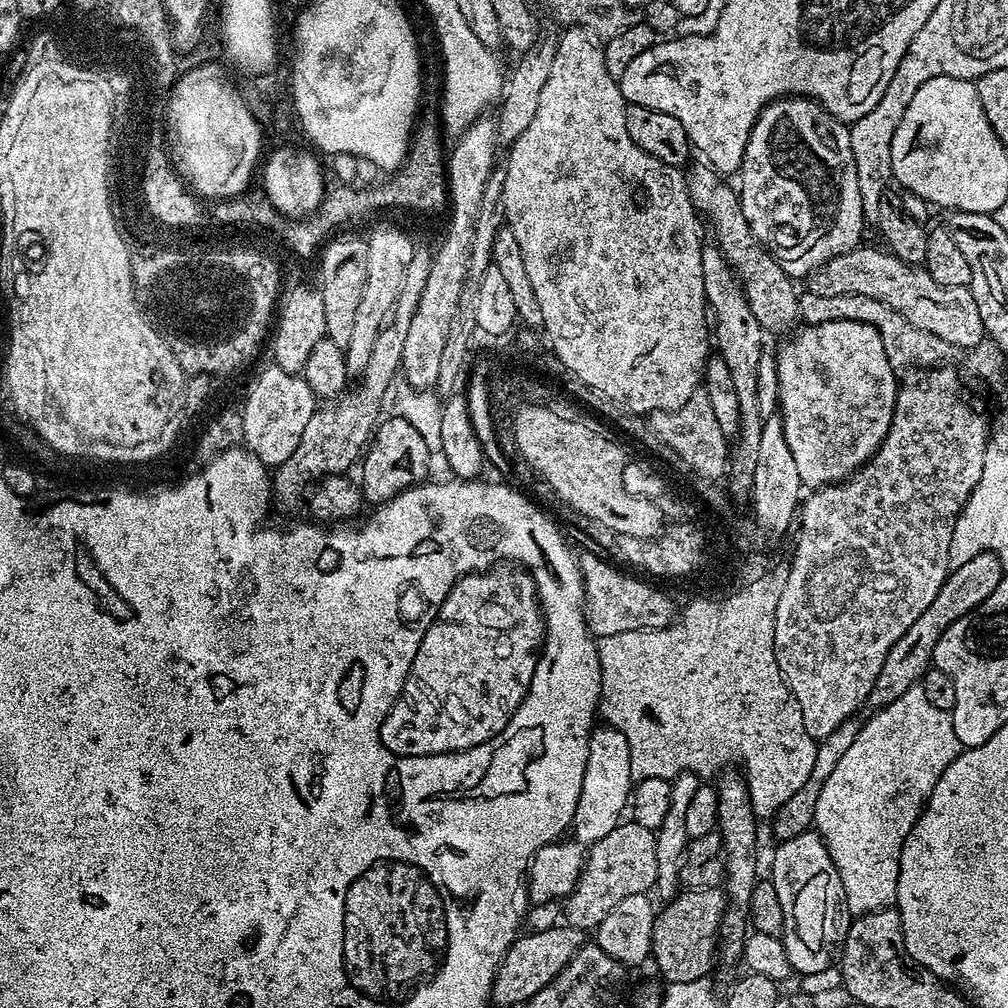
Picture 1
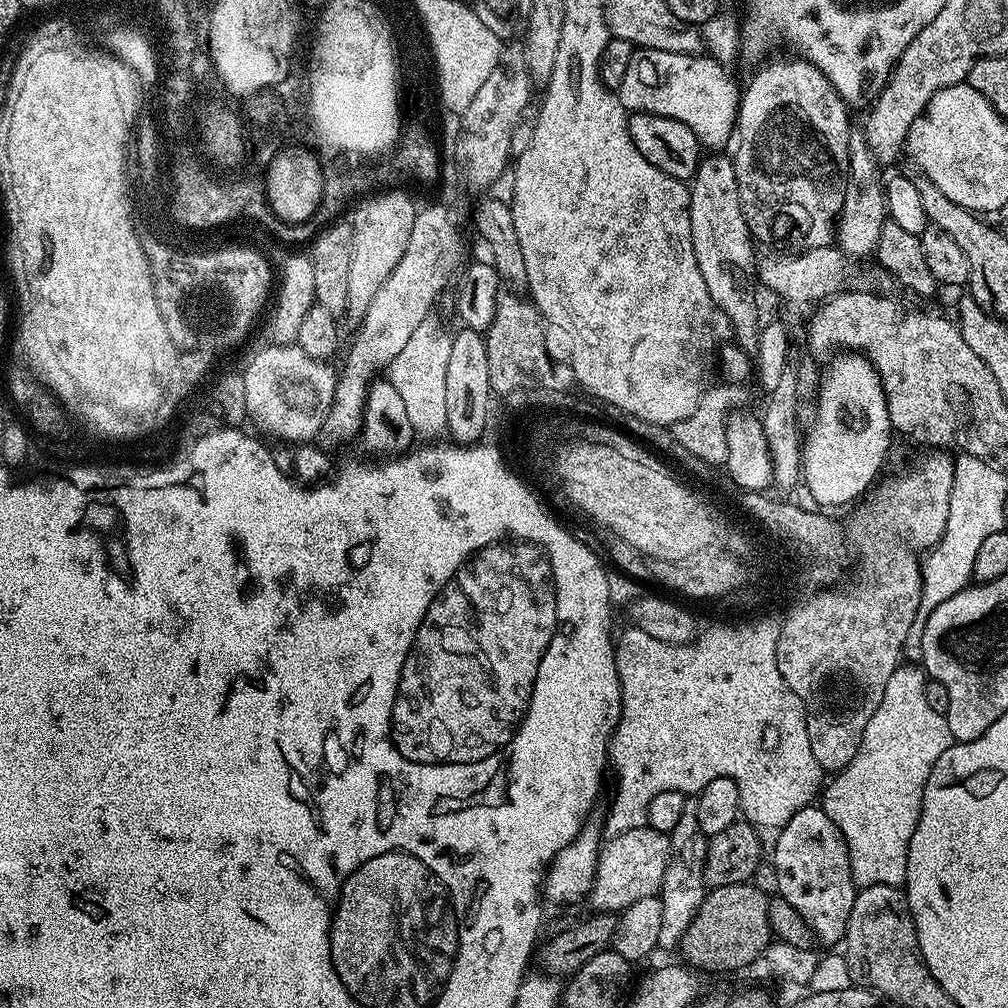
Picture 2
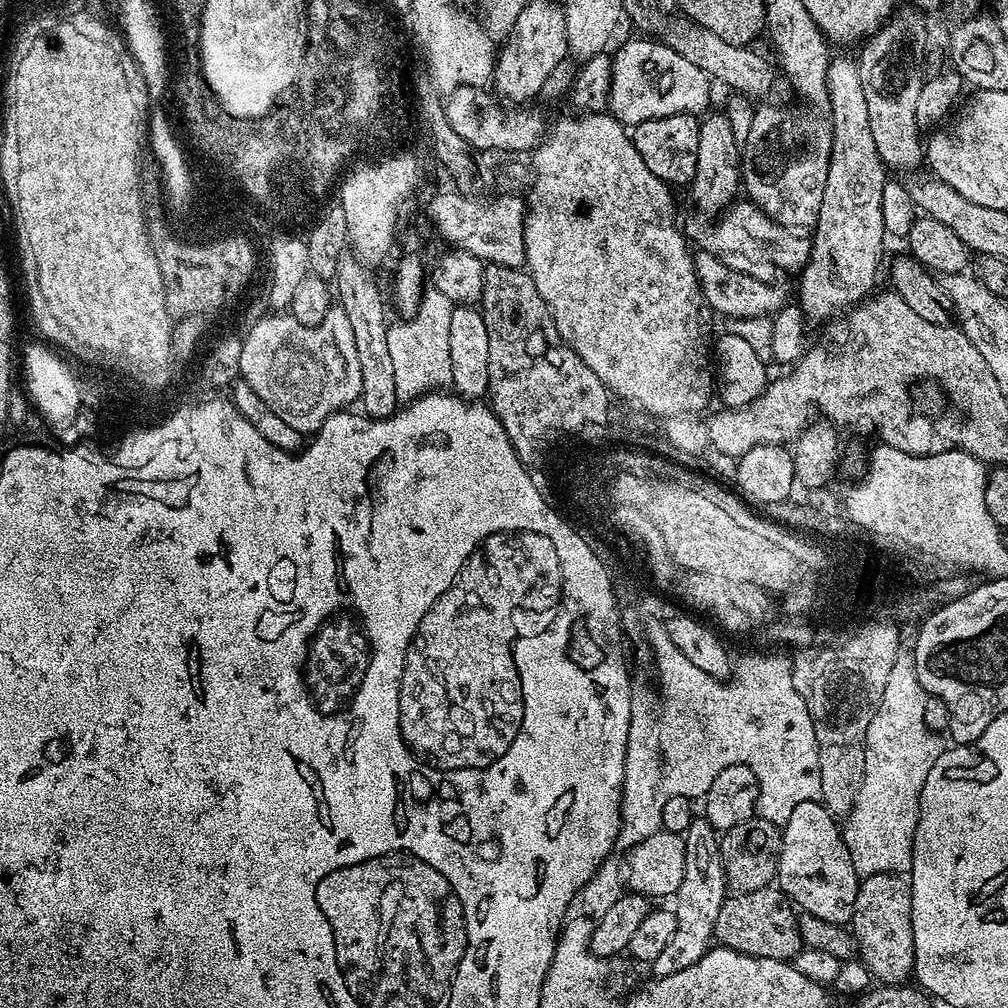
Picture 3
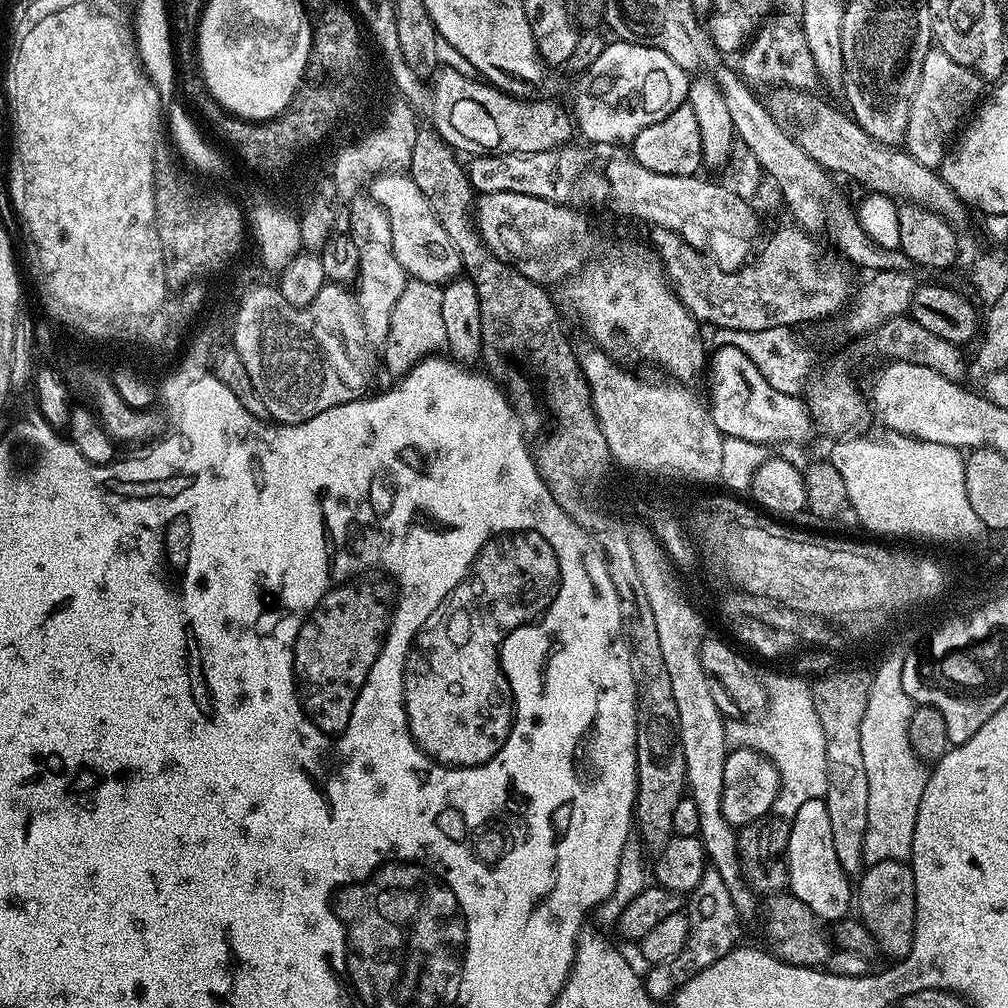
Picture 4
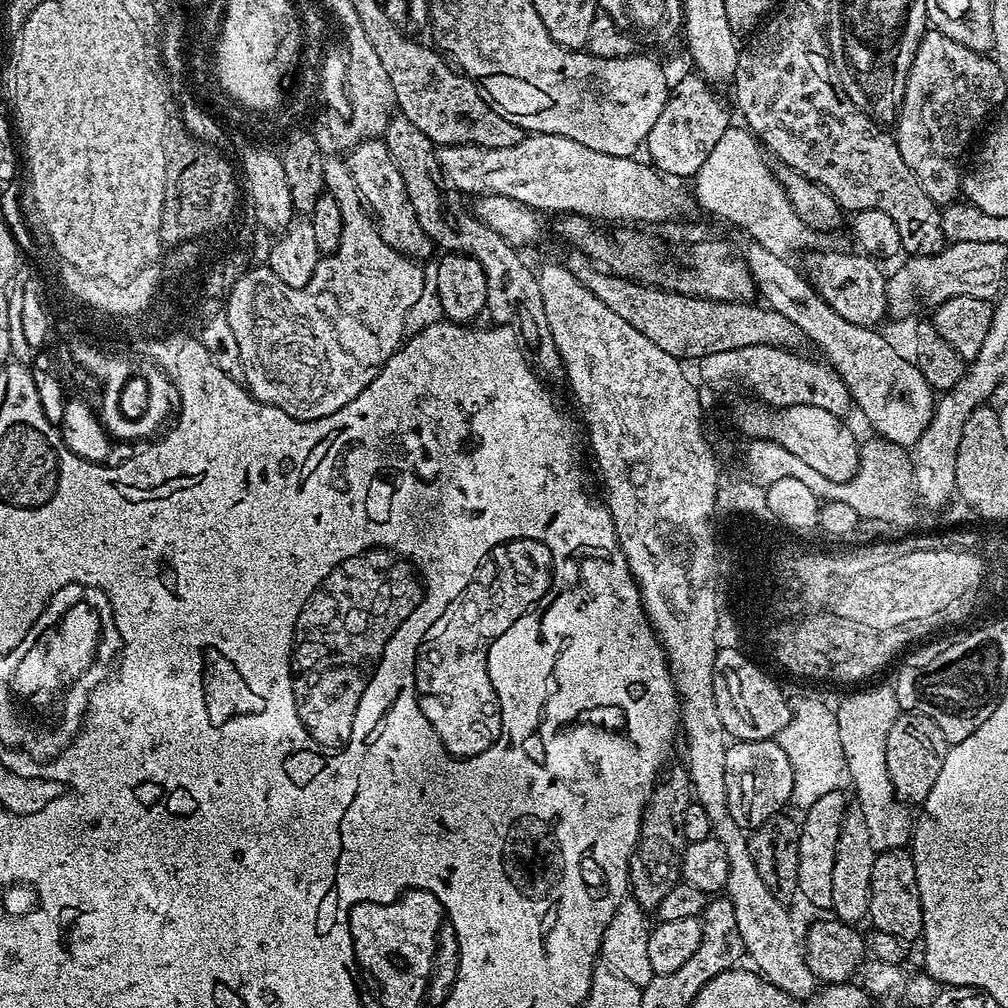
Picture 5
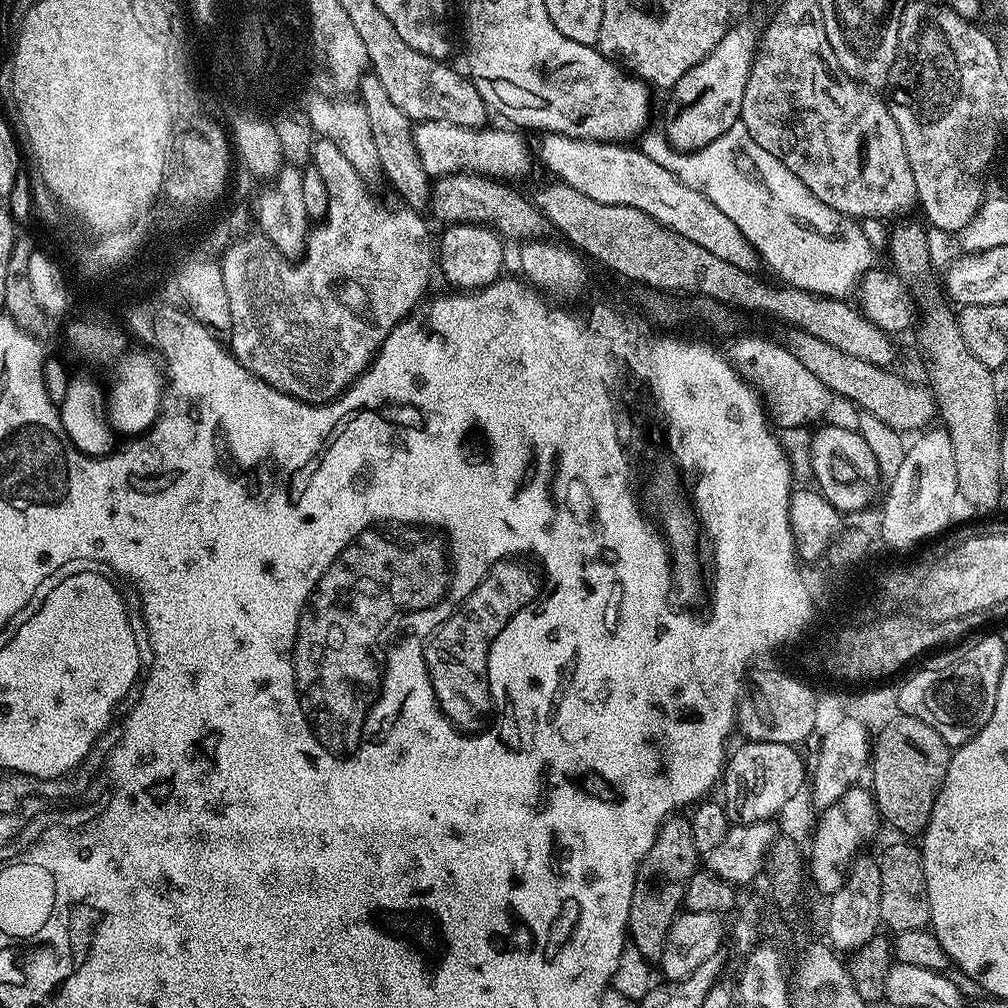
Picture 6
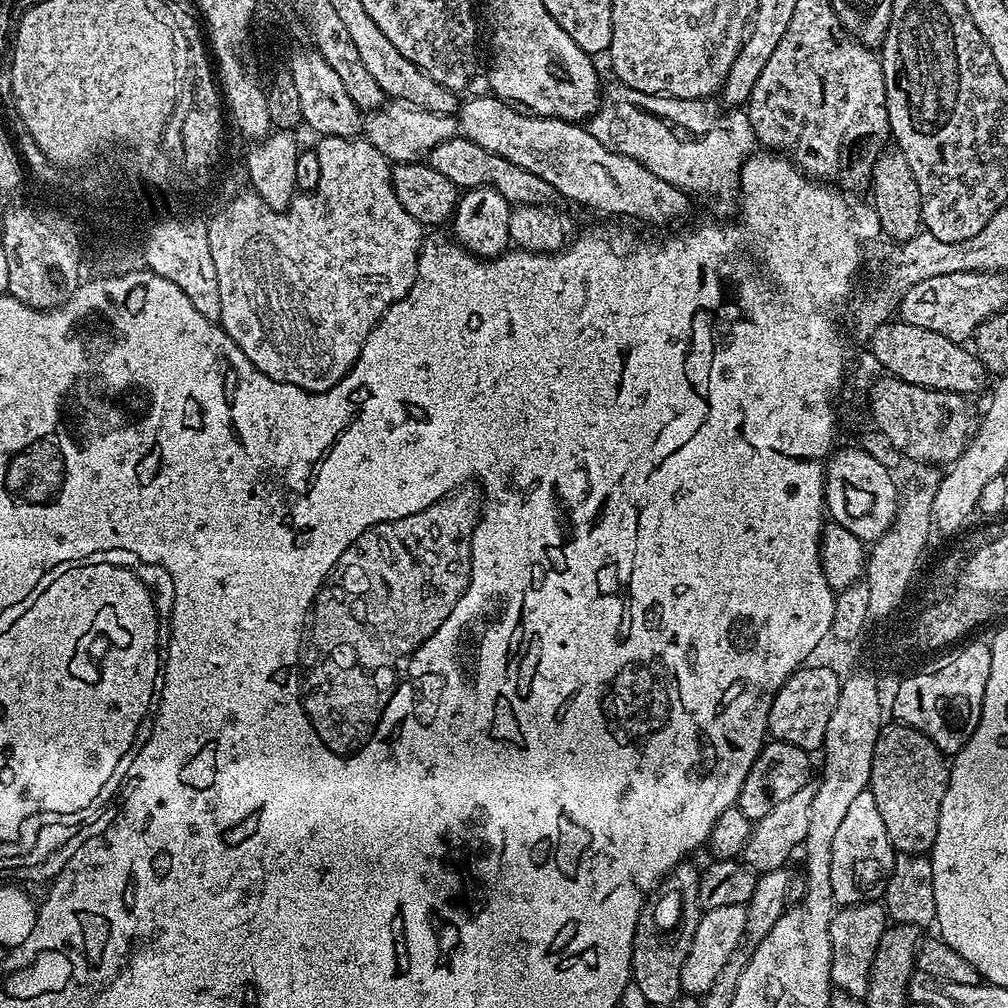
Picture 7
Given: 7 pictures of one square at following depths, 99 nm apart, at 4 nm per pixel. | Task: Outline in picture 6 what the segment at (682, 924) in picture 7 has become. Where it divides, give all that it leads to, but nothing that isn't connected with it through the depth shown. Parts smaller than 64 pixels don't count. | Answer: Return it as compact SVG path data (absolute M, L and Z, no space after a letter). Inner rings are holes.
M676 814L664 821L654 846L644 855L640 869L636 872L634 898L630 898L628 934L630 944L637 948L649 962L659 961L666 946L670 926L684 908L684 895L690 886L690 878L698 871L702 853L694 846L691 819Z

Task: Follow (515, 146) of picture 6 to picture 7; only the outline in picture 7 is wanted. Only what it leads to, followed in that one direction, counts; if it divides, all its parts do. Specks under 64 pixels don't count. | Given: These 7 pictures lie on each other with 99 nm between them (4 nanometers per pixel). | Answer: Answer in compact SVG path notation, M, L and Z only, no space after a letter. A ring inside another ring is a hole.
M403 102L389 103L369 116L372 117L369 120L367 117L362 124L363 135L387 160L396 164L417 163L421 158L427 157L428 152L438 146L438 142L446 142L458 132L455 115L443 116Z

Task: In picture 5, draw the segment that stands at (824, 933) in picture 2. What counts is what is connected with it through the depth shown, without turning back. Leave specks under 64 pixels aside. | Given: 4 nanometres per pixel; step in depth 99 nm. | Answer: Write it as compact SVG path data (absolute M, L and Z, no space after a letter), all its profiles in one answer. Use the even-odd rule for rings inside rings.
M837 790L818 798L814 806L804 813L804 820L799 821L800 837L798 838L798 886L799 895L805 896L816 908L831 909L834 898L834 854L838 846L838 834L842 826L844 813L850 807L850 800Z

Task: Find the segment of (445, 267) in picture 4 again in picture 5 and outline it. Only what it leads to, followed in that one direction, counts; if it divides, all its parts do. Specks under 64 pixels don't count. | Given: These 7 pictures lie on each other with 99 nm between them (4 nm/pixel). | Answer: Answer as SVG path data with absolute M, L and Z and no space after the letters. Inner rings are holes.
M366 139L358 142L347 153L346 163L351 177L354 178L356 192L359 193L361 201L372 211L382 240L392 249L413 259L429 259L428 256L434 252L433 242L431 237L422 230L417 215L414 214L414 208L406 196L402 174L390 158L383 139Z

